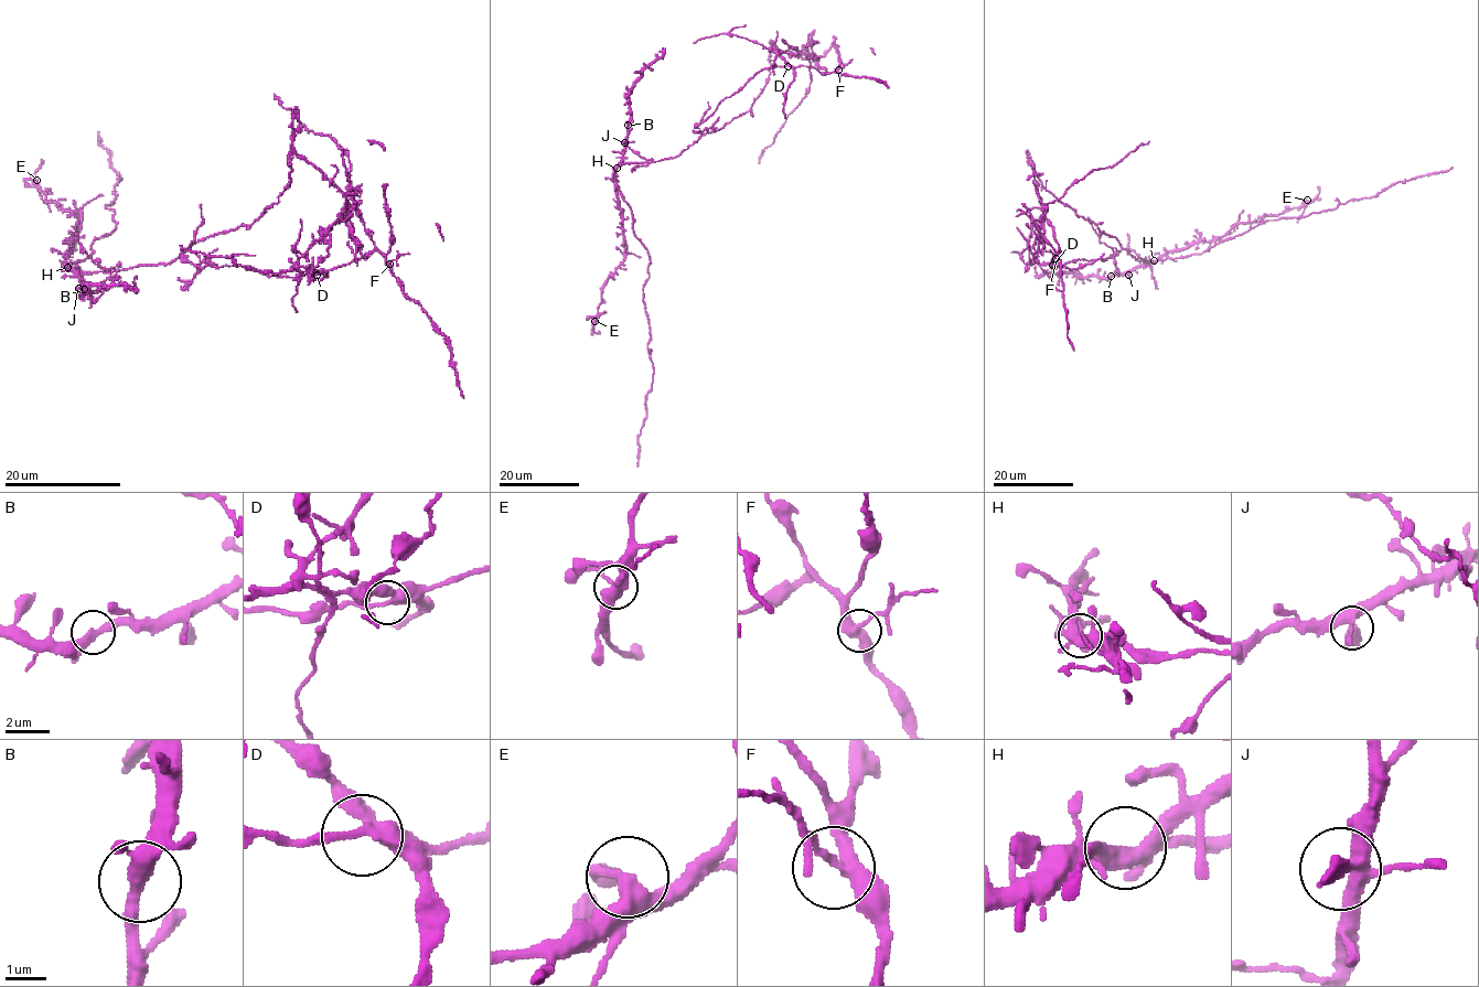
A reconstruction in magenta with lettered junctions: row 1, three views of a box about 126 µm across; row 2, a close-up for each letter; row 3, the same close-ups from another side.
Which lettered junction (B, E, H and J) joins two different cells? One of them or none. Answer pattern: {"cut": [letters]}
{"cut": ["H"]}

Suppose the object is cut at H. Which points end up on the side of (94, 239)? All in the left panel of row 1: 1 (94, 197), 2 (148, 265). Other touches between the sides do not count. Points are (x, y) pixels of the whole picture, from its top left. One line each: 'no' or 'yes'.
1: no
2: yes

